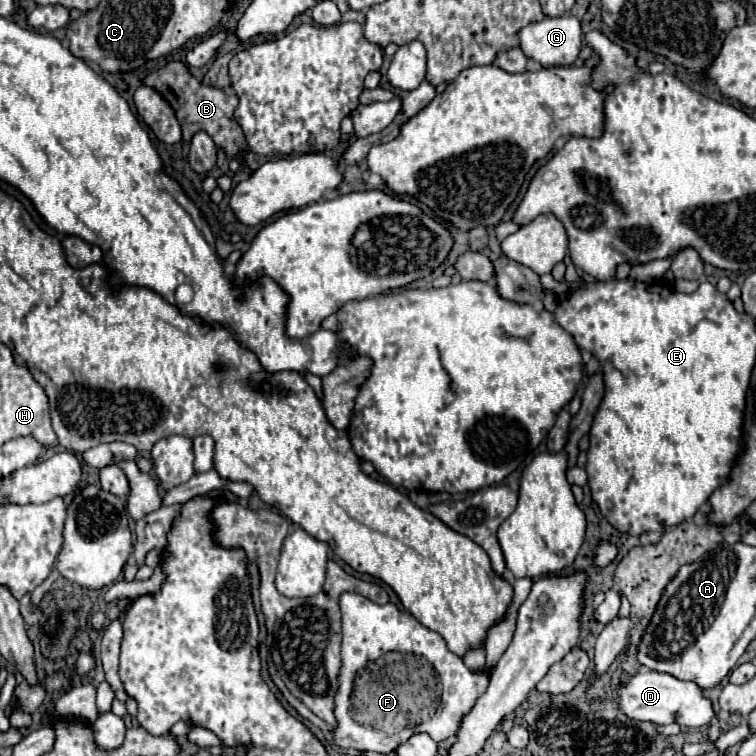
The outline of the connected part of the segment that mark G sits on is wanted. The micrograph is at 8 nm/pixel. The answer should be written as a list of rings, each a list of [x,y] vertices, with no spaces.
[[[572,15],[544,17],[540,23],[522,27],[516,37],[524,55],[542,67],[572,65],[582,47],[580,21]]]

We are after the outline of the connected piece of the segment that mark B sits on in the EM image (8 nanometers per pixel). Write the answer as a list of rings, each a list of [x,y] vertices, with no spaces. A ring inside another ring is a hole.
[[[170,61],[162,69],[152,71],[142,83],[148,87],[154,87],[172,105],[172,109],[176,111],[176,119],[180,121],[180,127],[182,127],[182,139],[186,143],[192,139],[196,131],[206,131],[210,133],[214,143],[220,149],[224,149],[228,155],[238,155],[240,151],[246,149],[244,133],[234,119],[234,109],[238,105],[238,97],[234,93],[204,85],[180,61]]]

